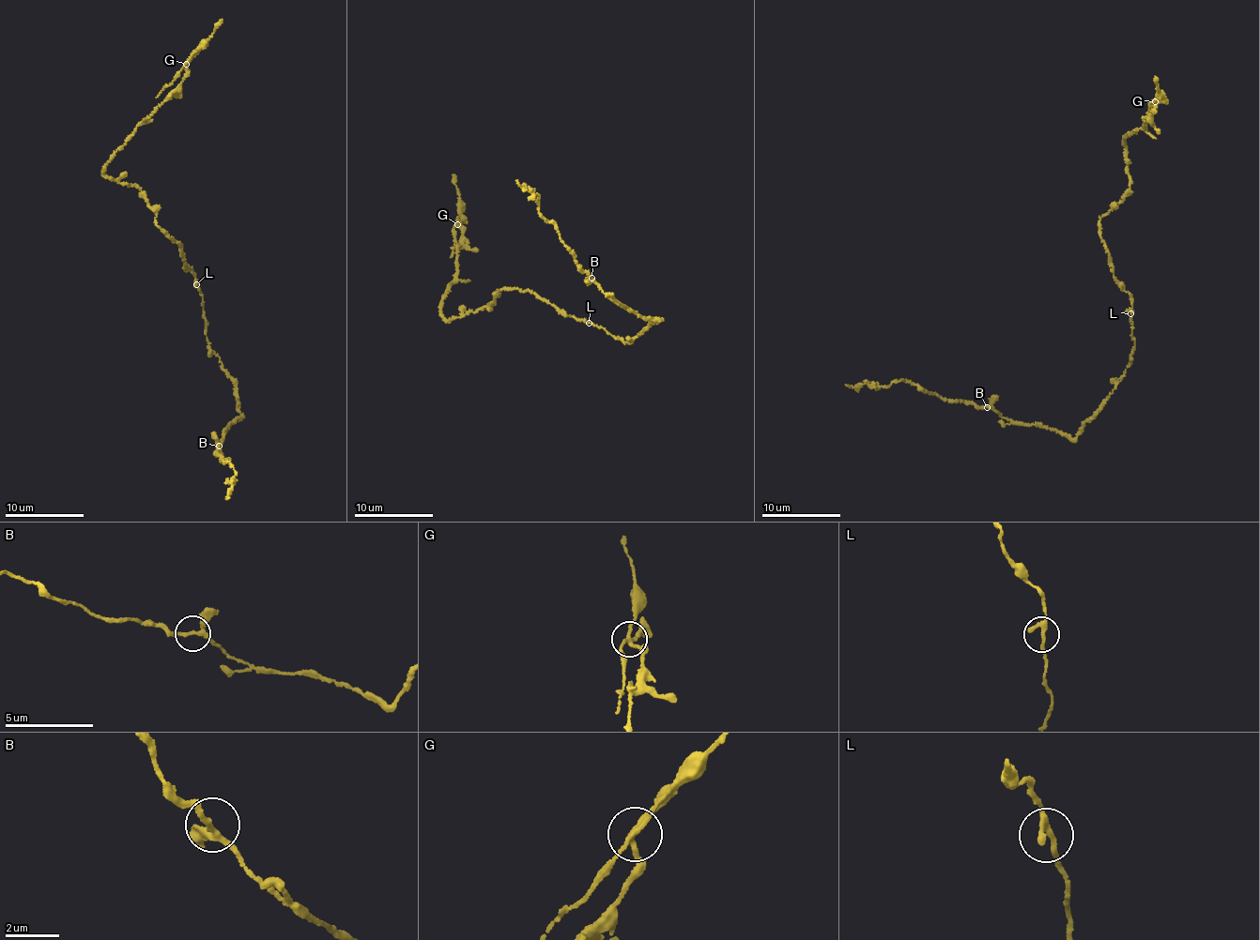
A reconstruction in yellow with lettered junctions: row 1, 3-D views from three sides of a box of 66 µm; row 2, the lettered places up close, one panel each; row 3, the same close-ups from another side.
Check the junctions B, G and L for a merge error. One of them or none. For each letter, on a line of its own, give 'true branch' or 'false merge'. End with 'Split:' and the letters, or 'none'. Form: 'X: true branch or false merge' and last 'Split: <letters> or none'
B: true branch
G: false merge
L: true branch
Split: G

